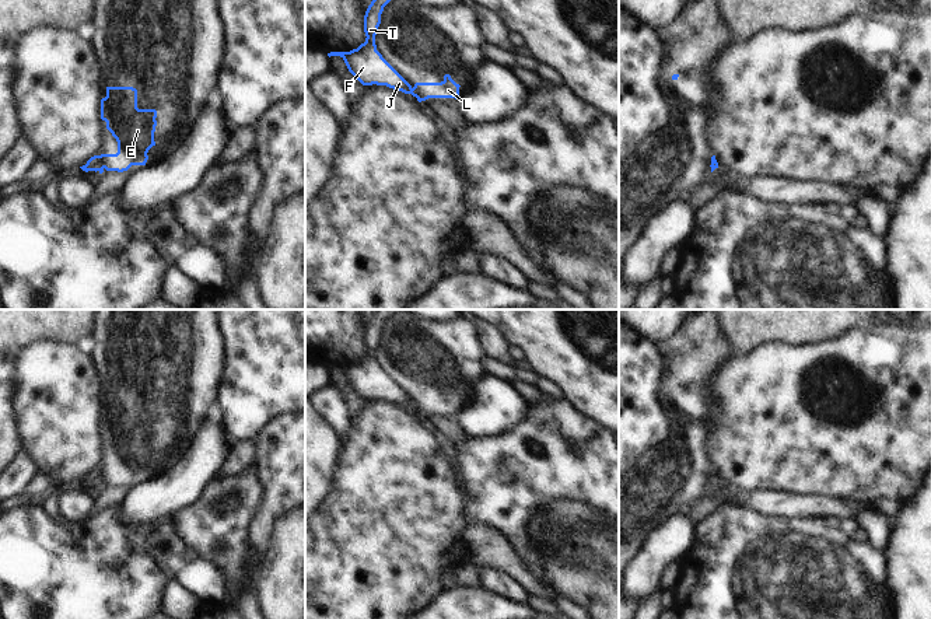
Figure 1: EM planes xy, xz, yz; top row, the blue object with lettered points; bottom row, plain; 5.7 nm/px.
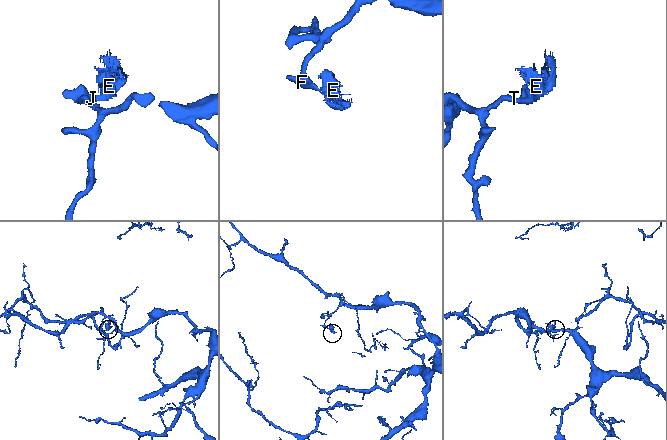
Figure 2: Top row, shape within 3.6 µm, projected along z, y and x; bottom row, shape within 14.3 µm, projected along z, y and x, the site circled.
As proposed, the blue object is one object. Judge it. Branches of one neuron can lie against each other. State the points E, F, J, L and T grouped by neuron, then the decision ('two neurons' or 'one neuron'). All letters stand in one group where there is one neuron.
E L / F J T; two neurons

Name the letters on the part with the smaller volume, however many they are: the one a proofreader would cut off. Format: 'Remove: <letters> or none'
Remove: E, L

